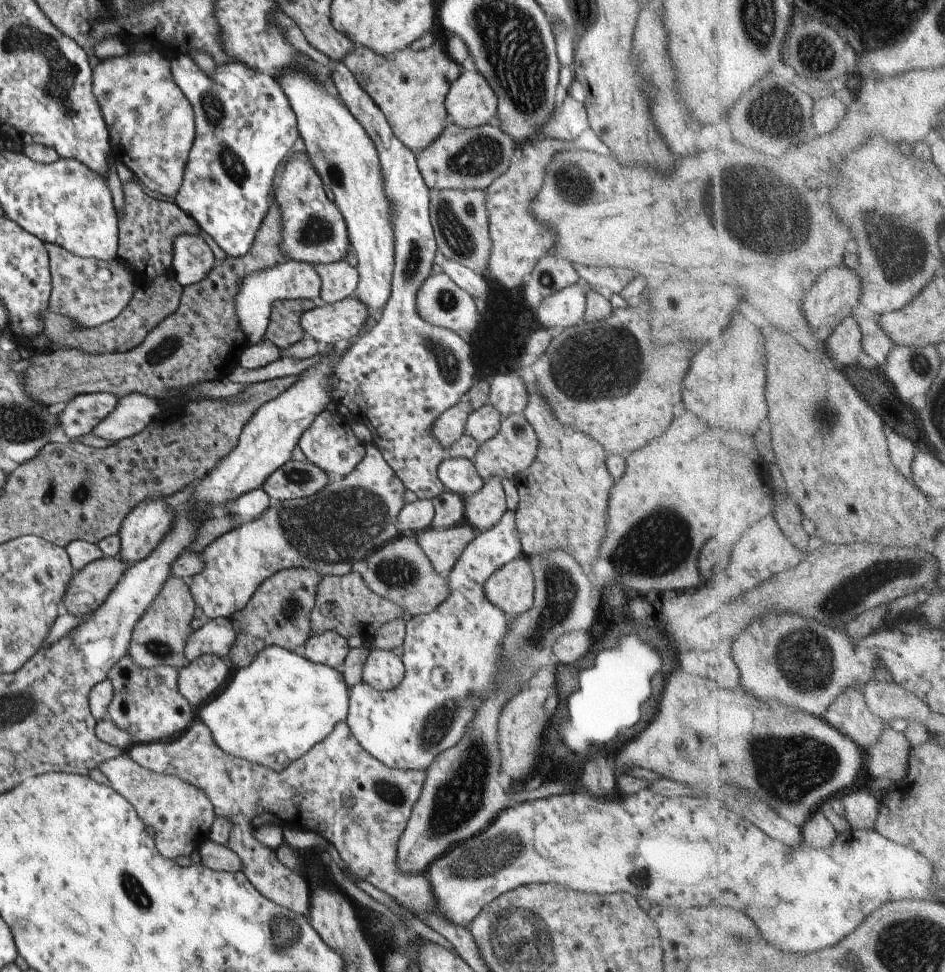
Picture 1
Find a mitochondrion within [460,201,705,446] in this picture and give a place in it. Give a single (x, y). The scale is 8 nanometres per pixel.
(593, 366)

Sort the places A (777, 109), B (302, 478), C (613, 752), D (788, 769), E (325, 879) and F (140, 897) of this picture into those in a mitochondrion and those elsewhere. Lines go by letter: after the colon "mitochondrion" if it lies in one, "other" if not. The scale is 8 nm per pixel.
A: mitochondrion
B: mitochondrion
C: other
D: mitochondrion
E: other
F: mitochondrion

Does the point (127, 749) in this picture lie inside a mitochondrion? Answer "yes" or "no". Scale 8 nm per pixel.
no

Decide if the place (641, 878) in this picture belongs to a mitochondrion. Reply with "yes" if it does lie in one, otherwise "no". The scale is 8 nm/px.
yes

